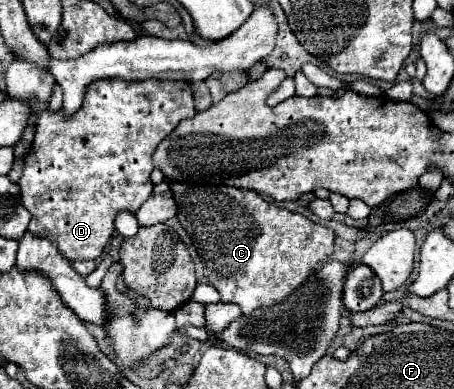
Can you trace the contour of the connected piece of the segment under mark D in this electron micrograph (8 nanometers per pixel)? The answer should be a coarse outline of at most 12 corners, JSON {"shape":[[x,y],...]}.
{"shape":[[99,79],[43,109],[19,181],[29,231],[101,257],[151,195],[189,83]]}

